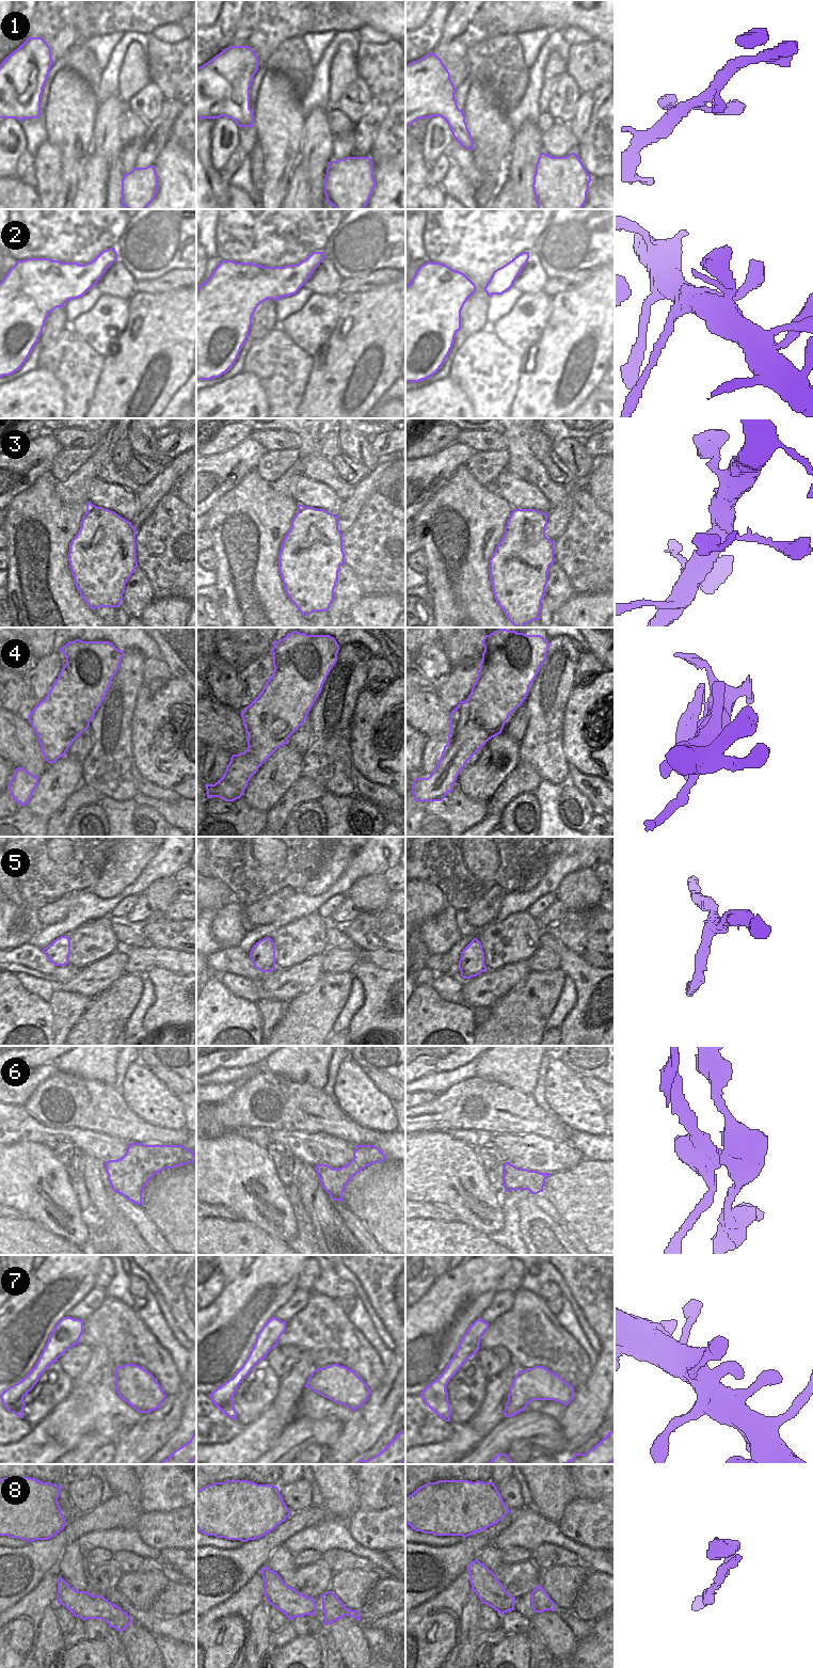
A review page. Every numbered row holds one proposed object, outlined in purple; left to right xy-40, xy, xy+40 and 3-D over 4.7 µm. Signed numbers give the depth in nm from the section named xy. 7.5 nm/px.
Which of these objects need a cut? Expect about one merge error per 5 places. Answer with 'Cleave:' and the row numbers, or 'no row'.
Cleave: 4, 6

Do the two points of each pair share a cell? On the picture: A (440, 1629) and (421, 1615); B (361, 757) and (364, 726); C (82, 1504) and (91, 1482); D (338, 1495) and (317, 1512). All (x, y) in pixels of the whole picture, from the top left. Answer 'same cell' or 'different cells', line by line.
A: same cell
B: same cell
C: same cell
D: different cells

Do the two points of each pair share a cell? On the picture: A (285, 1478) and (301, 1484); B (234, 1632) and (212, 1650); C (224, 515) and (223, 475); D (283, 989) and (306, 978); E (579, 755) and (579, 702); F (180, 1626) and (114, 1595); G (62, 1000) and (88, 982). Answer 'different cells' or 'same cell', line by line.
A: different cells
B: same cell
C: different cells
D: same cell
E: same cell
F: same cell
G: different cells

